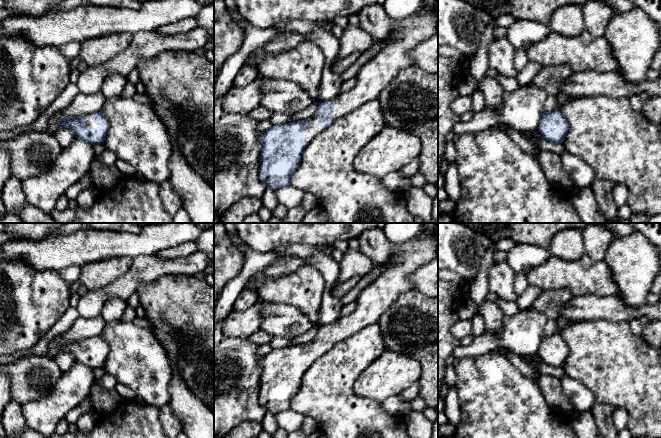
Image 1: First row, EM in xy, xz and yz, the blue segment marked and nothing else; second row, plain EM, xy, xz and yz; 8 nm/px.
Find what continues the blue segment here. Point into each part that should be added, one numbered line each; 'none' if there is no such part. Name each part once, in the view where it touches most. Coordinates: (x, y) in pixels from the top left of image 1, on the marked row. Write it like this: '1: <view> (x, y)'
1: xy (90, 123)

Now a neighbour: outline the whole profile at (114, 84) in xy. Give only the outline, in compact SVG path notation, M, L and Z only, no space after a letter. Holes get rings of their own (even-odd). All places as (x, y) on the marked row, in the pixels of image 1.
M109 74L103 82L100 92L105 96L105 98L121 96L127 81L127 77L122 76L121 74Z

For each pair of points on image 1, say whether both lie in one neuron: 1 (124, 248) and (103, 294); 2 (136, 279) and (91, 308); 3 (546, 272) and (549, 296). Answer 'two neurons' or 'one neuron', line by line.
1: two neurons
2: one neuron
3: two neurons

